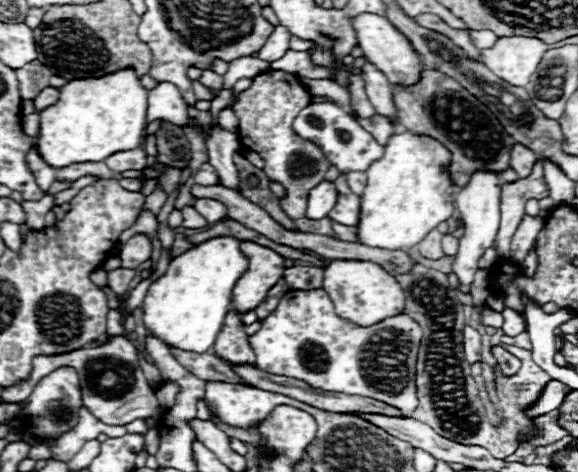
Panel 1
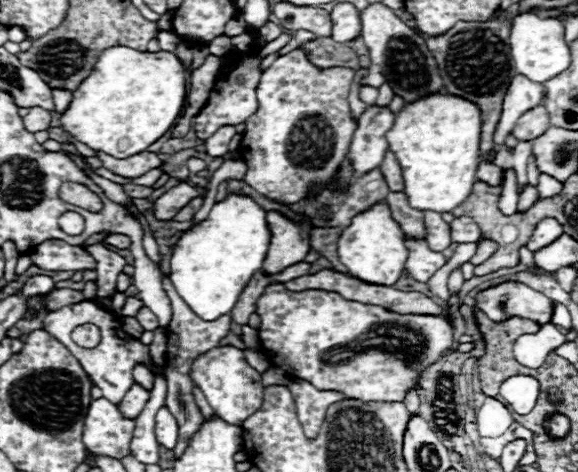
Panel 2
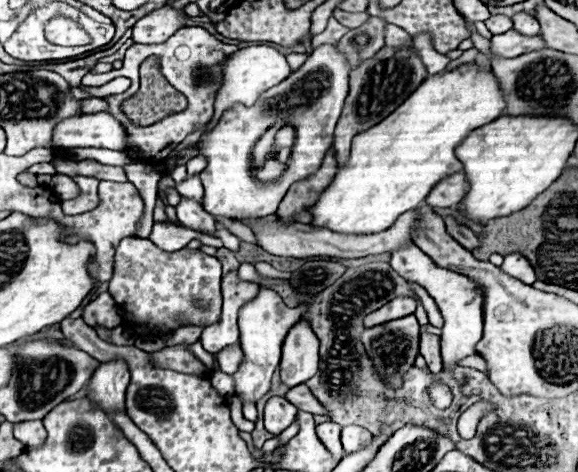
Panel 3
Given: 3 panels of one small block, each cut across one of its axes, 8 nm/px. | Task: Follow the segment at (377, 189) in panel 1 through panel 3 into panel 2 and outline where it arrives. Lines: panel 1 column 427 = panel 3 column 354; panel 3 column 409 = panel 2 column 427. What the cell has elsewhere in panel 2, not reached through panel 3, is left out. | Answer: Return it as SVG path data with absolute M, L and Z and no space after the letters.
M432 94L416 100L414 104L406 104L394 120L392 130L388 130L388 148L398 156L398 164L402 168L404 178L404 194L408 204L416 210L432 210L432 212L452 212L460 206L472 192L476 182L476 168L480 162L480 110L476 104L470 104L464 98L444 94Z

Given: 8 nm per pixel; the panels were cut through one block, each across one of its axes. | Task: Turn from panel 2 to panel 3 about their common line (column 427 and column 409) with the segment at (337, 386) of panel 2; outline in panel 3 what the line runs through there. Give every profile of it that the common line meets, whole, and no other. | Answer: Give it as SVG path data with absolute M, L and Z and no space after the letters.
M414 314L398 318L398 320L390 320L386 324L378 324L372 328L364 328L364 332L360 334L360 342L364 344L364 350L368 354L368 358L372 360L372 366L378 374L380 380L384 380L392 390L402 388L402 376L414 366L414 360L418 356L418 320Z

